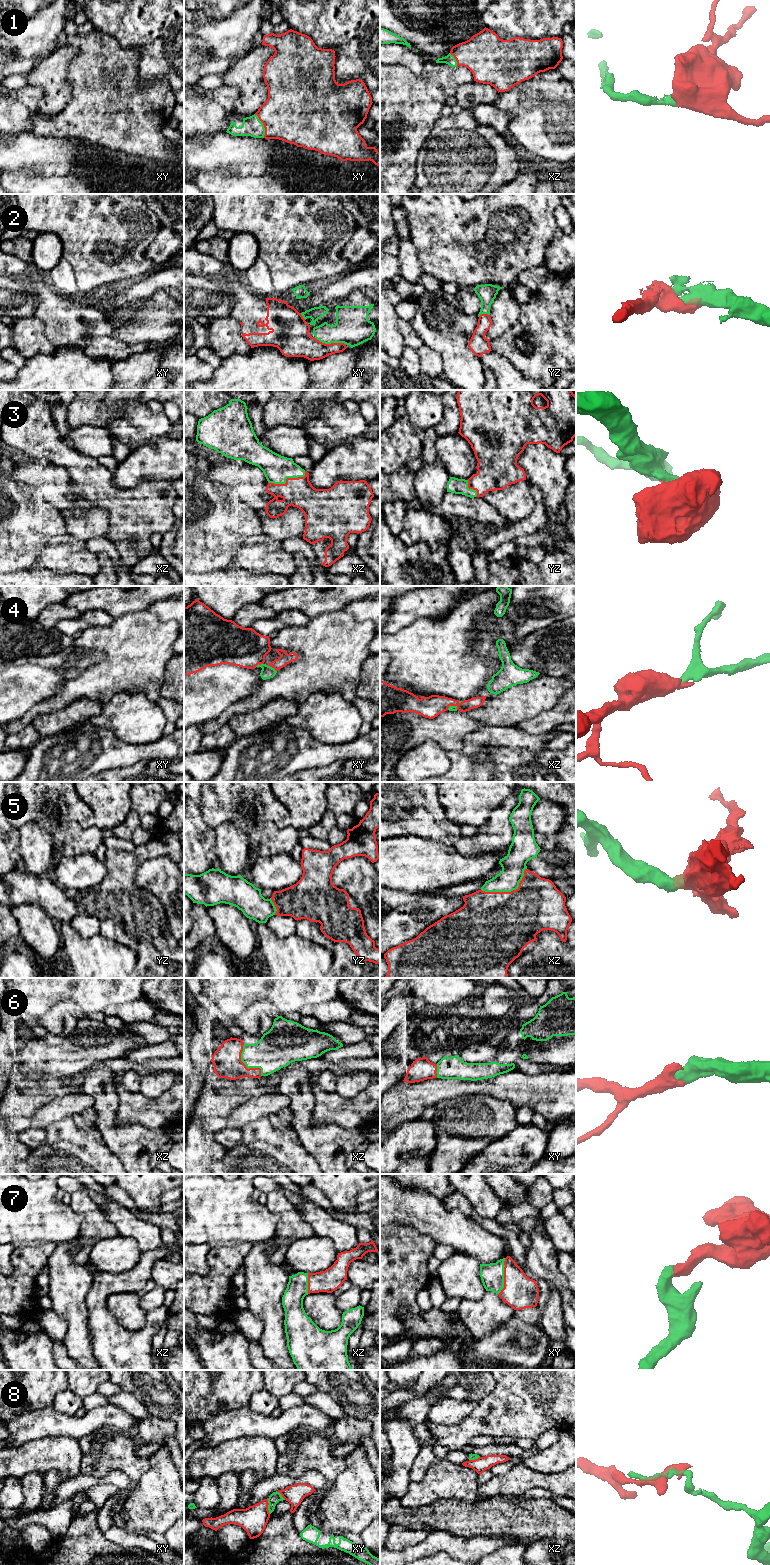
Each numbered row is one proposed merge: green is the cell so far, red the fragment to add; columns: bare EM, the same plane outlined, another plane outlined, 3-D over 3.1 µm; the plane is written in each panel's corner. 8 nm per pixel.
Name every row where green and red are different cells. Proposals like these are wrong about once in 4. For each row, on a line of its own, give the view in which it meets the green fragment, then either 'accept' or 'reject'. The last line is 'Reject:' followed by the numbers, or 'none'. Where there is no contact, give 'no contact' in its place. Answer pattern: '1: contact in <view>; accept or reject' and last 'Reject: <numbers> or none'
1: contact in xy; accept
2: contact in xy; reject
3: contact in xz; accept
4: contact in xy; accept
5: contact in xz; accept
6: contact in xz; accept
7: contact in xy; accept
8: contact in xy; reject
Reject: 2, 8

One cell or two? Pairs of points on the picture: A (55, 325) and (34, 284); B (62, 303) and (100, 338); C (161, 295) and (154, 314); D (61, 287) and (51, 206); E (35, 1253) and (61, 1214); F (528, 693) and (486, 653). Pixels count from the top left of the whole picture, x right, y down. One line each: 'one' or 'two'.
A: one
B: one
C: one
D: two
E: two
F: two

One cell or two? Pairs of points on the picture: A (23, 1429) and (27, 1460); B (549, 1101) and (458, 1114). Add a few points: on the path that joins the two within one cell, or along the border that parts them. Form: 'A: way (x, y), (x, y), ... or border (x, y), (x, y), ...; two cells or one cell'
A: border (48, 1437), (30, 1440), (21, 1445), (10, 1447); two cells
B: border (491, 1097), (505, 1099), (516, 1108); two cells

